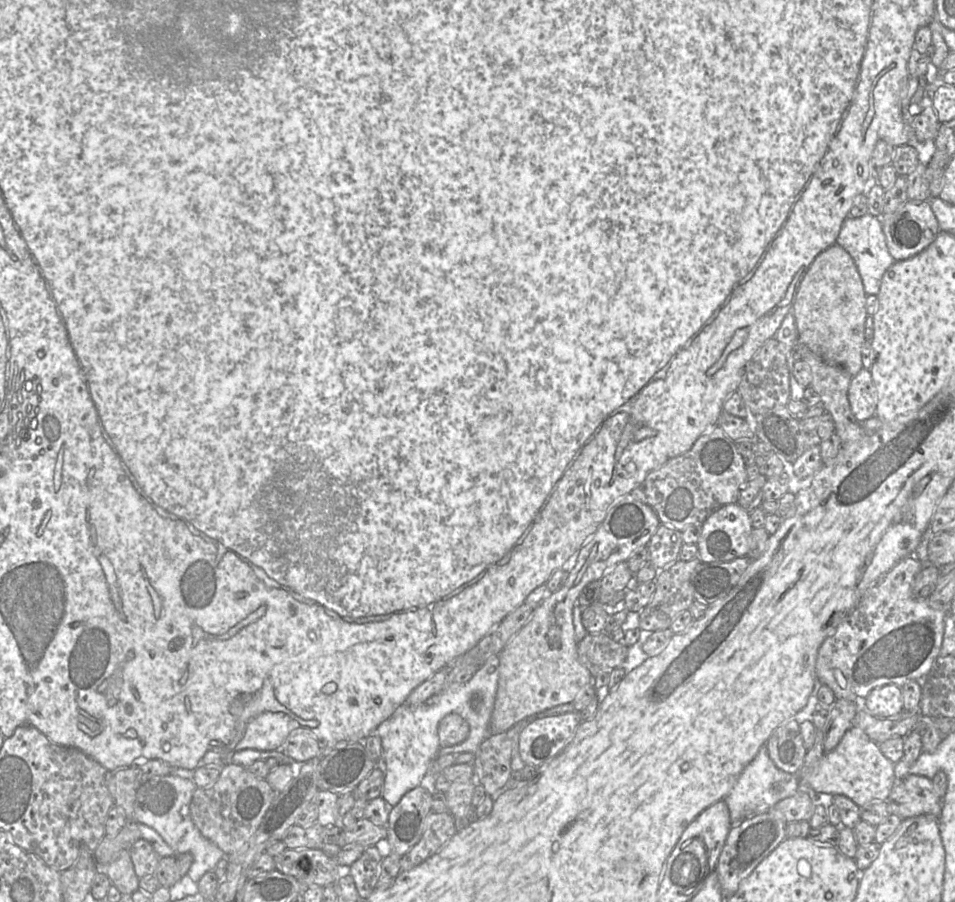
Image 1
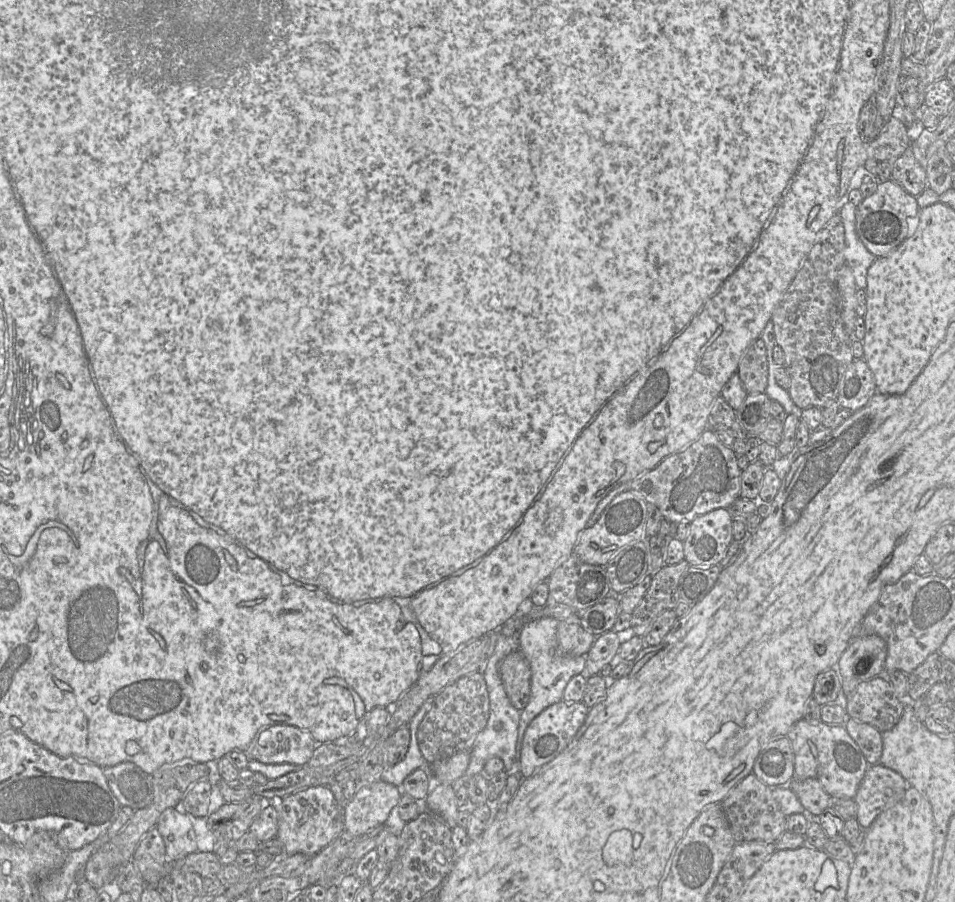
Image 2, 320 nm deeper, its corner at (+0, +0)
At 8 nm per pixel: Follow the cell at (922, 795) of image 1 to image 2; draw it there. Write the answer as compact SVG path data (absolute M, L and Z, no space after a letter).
M881 763L868 766L854 797L861 828L868 829L881 813L897 804L908 787L899 773Z

